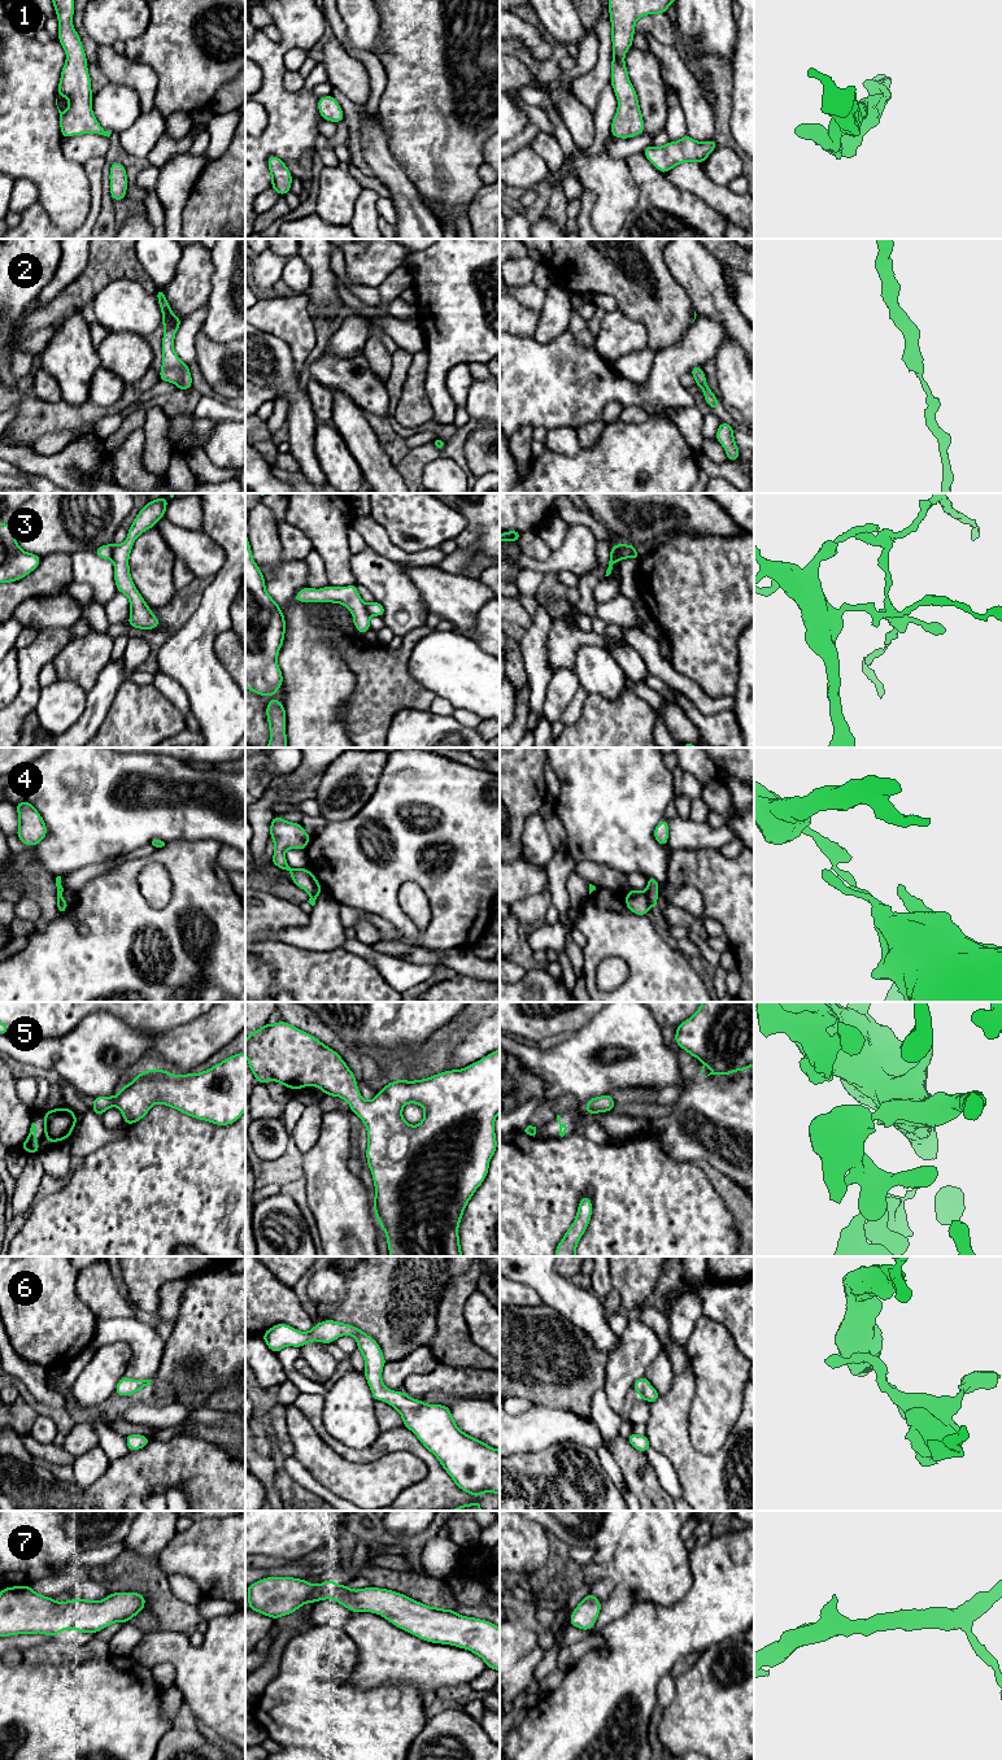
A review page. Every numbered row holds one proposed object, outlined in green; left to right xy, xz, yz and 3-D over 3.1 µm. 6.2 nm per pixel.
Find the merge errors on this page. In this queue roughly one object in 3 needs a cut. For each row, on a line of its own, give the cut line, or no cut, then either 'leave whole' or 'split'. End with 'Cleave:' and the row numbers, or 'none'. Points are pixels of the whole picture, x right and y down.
1: cut none; leave whole
2: cut none; leave whole
3: cut xy (114, 544), (110, 558); split
4: cut yz (647, 893), (650, 902); split
5: cut none; leave whole
6: cut none; leave whole
7: cut none; leave whole
Cleave: 3, 4

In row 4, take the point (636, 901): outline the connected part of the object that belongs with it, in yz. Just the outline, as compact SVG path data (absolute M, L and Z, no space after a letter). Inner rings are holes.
M631 889L626 894L626 906L627 909L636 915L648 915L649 911L649 897L645 890L633 890Z

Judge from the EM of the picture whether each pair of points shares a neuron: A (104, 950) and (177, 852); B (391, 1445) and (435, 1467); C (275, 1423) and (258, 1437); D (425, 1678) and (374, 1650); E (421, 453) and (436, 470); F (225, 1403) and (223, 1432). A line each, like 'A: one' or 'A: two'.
A: one
B: one
C: two
D: one
E: two
F: two

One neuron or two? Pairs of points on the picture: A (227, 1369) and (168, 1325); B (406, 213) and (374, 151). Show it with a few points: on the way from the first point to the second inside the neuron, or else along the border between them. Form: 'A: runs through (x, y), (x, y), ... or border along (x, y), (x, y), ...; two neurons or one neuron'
A: border along (175, 1323), (165, 1341); two neurons
B: runs through (405, 197), (400, 184), (386, 166); one neuron

